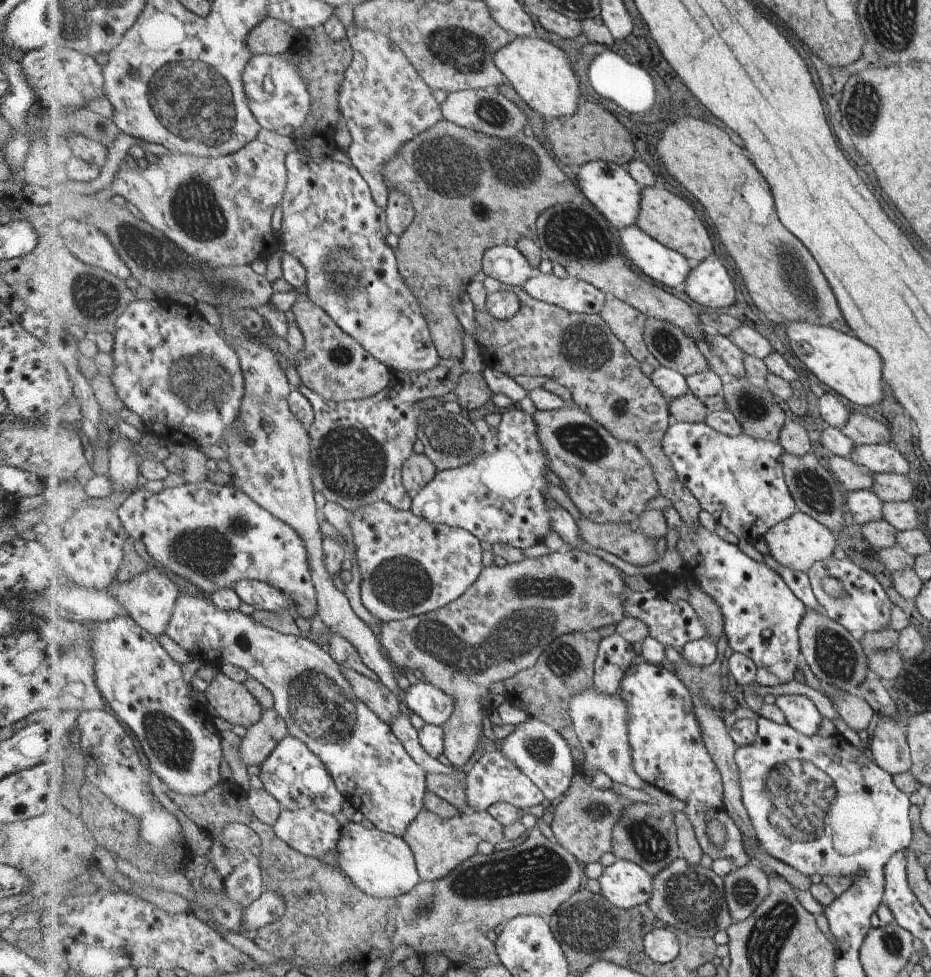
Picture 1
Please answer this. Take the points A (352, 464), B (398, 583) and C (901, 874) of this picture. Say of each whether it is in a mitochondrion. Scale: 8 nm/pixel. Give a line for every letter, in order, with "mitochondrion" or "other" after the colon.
A: mitochondrion
B: mitochondrion
C: other

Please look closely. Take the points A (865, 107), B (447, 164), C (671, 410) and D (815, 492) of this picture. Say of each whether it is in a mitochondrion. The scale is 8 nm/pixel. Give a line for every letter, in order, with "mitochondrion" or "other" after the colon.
A: mitochondrion
B: mitochondrion
C: other
D: mitochondrion

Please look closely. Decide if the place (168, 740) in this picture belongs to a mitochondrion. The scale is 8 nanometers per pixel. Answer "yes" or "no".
yes

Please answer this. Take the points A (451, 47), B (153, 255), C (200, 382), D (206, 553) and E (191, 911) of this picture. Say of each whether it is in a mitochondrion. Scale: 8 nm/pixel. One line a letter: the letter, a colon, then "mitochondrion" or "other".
A: mitochondrion
B: mitochondrion
C: mitochondrion
D: mitochondrion
E: other

